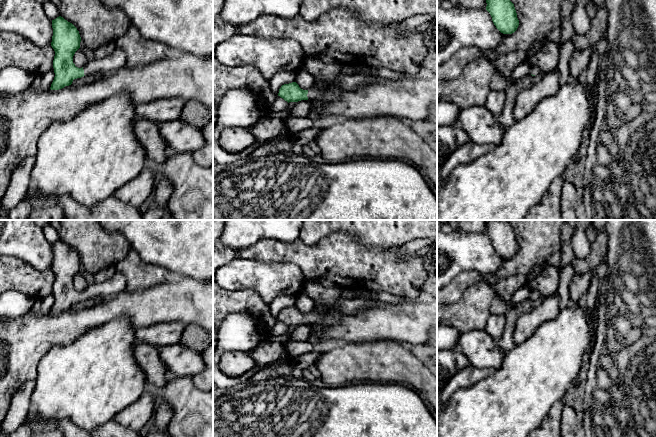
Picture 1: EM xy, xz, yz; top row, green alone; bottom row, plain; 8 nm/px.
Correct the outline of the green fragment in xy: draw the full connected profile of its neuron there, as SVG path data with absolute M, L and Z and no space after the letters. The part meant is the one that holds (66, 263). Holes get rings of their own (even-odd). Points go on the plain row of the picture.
M59 240L52 244L53 260L51 270L55 275L53 284L53 292L55 301L51 308L51 314L59 314L65 310L72 308L74 303L81 302L83 300L91 298L108 299L115 297L118 293L121 293L126 288L126 278L120 273L115 273L111 278L103 283L95 283L89 285L84 291L78 292L73 287L73 280L75 276L80 272L81 261L77 252L63 241Z

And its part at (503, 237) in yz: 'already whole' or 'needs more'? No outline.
already whole

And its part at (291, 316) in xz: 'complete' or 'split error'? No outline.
split error

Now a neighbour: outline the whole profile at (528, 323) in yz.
M551 296L544 298L543 302L529 313L522 314L514 328L514 345L520 345L529 339L540 325L555 319L560 311L558 296Z

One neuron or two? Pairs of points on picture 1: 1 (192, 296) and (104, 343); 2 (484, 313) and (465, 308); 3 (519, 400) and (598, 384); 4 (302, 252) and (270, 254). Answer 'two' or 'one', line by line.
1: two
2: one
3: two
4: one

